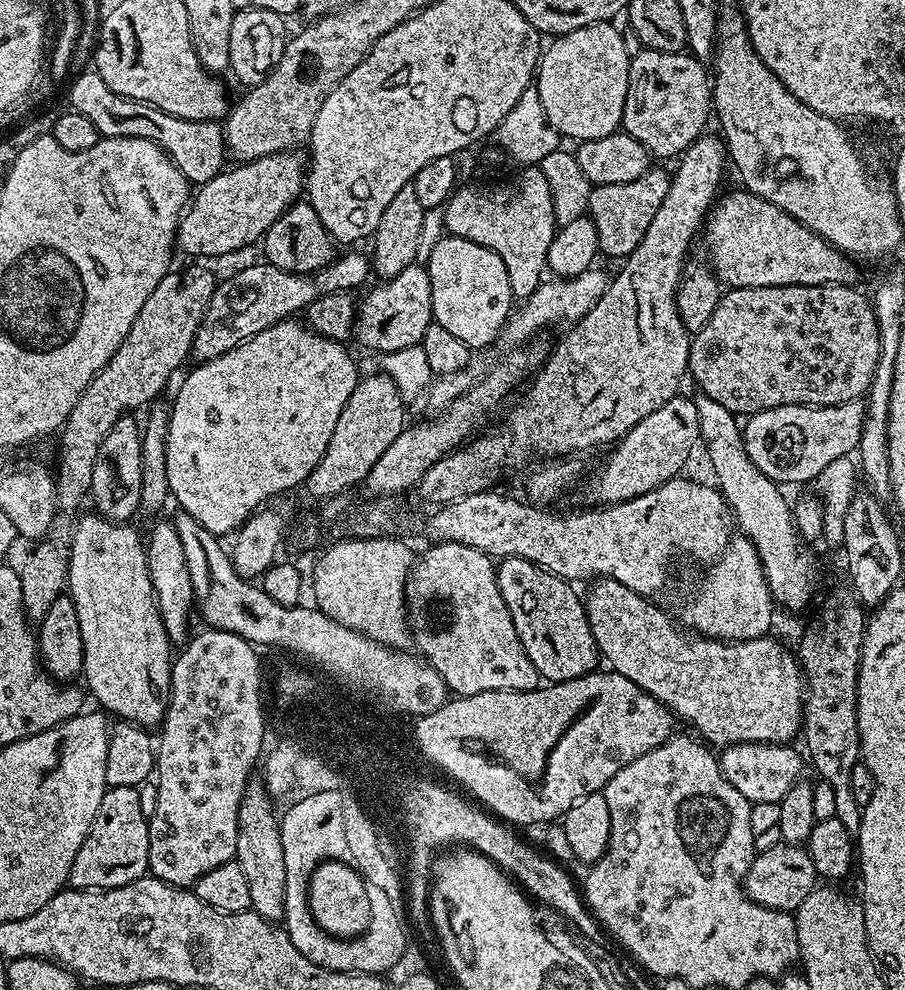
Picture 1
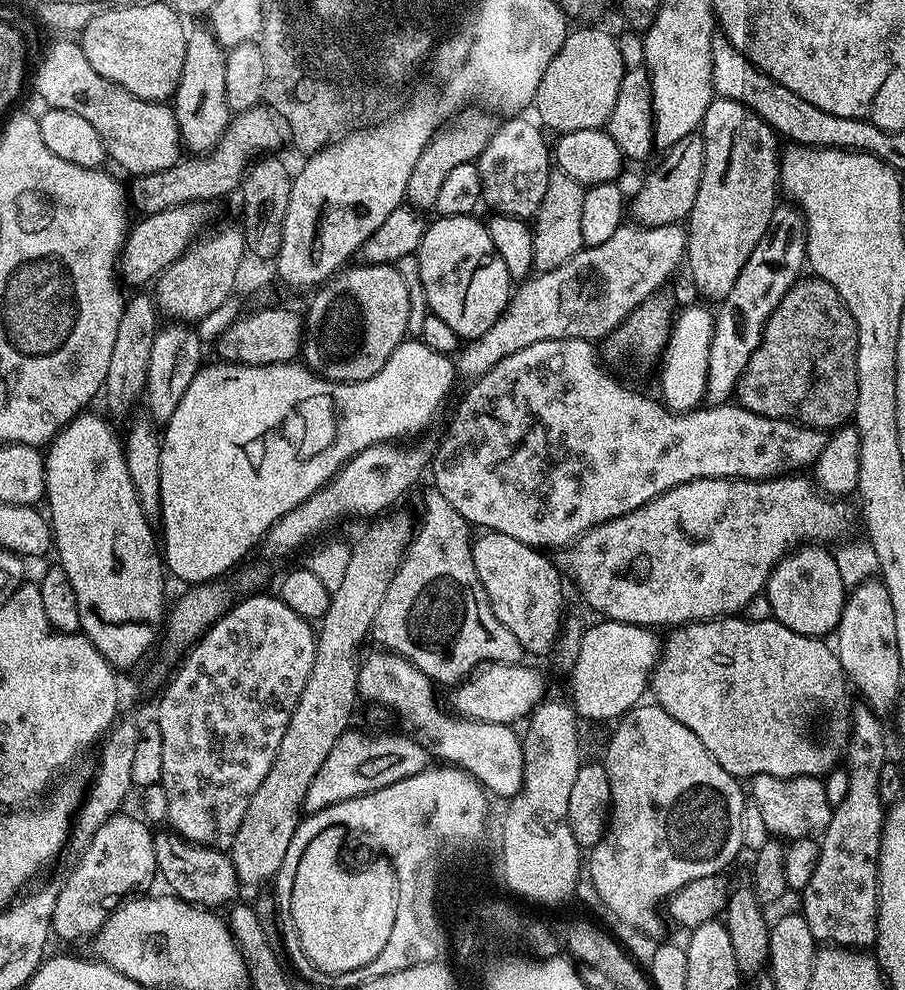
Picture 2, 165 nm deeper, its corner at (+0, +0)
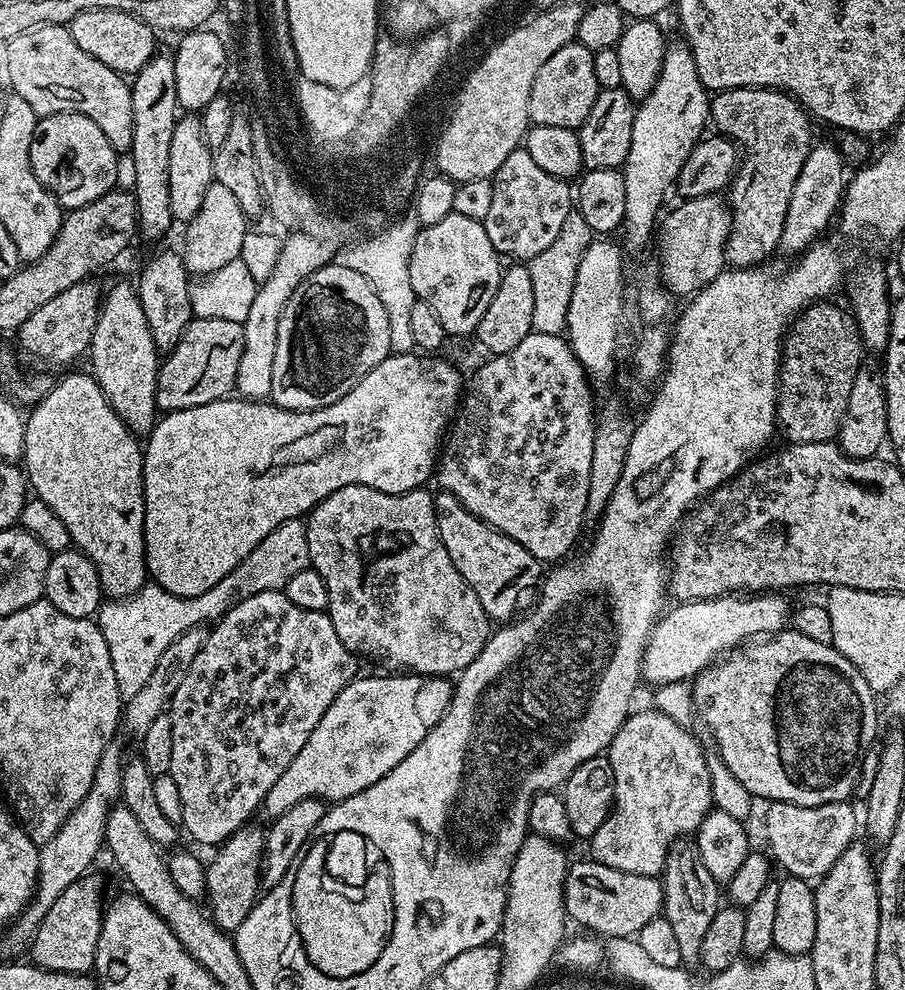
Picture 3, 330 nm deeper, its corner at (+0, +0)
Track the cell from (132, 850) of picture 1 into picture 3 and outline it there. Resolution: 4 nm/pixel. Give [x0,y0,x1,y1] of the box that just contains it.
[31,874,106,974]

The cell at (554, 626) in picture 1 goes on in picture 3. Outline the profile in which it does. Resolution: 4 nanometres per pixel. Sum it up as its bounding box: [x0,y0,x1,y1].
[434,490,538,621]

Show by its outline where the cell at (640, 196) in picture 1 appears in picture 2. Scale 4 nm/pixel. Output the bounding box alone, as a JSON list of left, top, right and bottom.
[630,134,704,228]

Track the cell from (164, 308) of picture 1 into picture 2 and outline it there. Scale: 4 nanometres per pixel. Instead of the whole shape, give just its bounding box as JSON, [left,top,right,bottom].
[155,227,246,322]

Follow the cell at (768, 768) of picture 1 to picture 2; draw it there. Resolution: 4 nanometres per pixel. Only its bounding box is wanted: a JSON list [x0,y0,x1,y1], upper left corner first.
[750,774,834,842]

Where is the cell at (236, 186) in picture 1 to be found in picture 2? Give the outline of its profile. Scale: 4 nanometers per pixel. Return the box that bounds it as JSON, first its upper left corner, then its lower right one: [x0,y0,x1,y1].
[118,202,205,286]

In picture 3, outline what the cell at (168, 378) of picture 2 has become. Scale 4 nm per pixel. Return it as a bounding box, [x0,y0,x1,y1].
[138,251,193,354]

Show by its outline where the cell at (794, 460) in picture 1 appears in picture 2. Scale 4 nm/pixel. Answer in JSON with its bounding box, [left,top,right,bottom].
[430,340,828,550]

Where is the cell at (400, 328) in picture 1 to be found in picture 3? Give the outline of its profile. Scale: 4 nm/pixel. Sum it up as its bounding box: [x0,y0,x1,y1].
[271,262,391,412]

